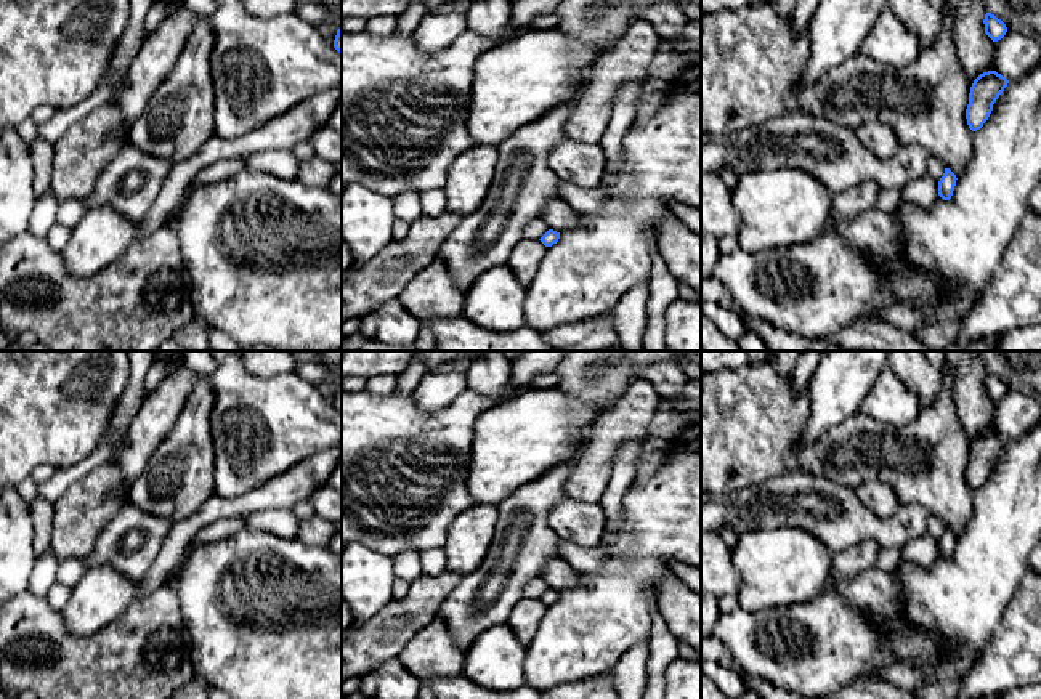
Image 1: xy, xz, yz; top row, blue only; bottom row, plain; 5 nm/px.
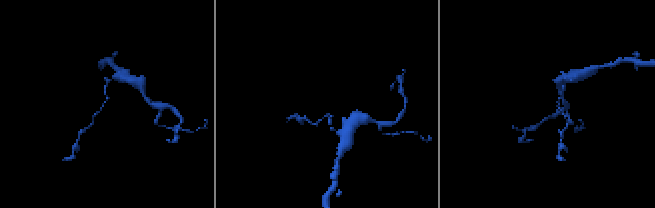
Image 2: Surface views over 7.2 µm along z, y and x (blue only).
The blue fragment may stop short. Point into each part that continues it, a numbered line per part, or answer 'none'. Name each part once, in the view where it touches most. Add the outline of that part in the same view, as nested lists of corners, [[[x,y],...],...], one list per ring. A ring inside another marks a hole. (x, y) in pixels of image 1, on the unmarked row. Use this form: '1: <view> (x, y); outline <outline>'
none

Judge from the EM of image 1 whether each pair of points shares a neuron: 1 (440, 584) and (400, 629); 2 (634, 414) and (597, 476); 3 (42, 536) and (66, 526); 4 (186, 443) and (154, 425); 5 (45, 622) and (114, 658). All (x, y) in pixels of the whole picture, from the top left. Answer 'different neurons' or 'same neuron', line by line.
1: same neuron
2: same neuron
3: different neurons
4: different neurons
5: same neuron

